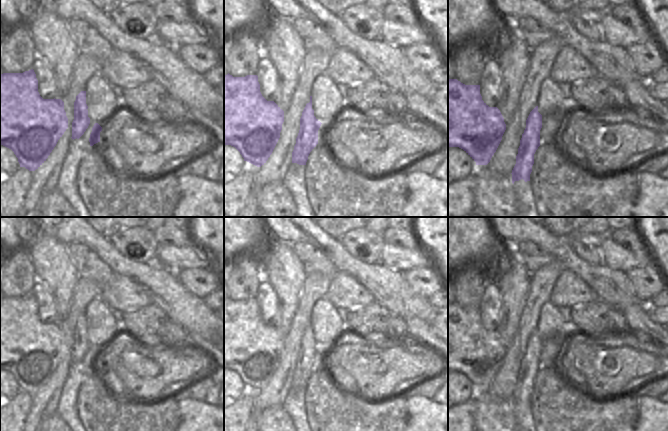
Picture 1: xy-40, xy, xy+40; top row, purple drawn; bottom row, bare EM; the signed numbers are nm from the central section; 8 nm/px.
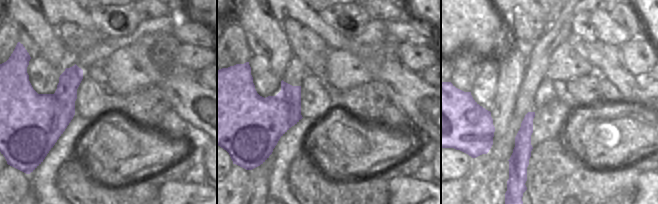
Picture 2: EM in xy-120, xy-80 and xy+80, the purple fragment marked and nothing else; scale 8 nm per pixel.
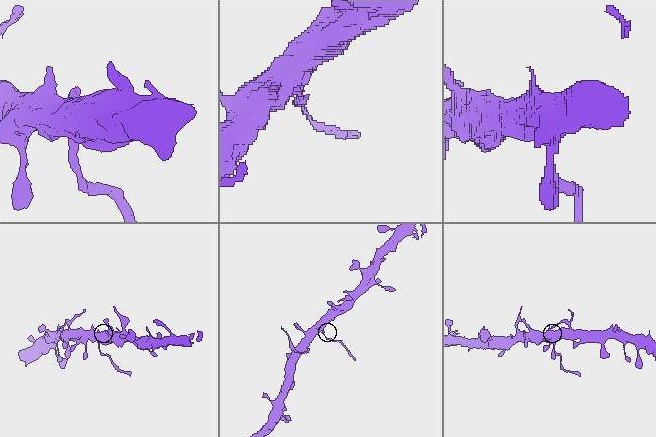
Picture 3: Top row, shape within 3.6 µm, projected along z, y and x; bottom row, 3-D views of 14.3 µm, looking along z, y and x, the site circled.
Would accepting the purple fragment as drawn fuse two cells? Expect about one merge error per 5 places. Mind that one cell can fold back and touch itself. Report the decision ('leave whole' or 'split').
split

